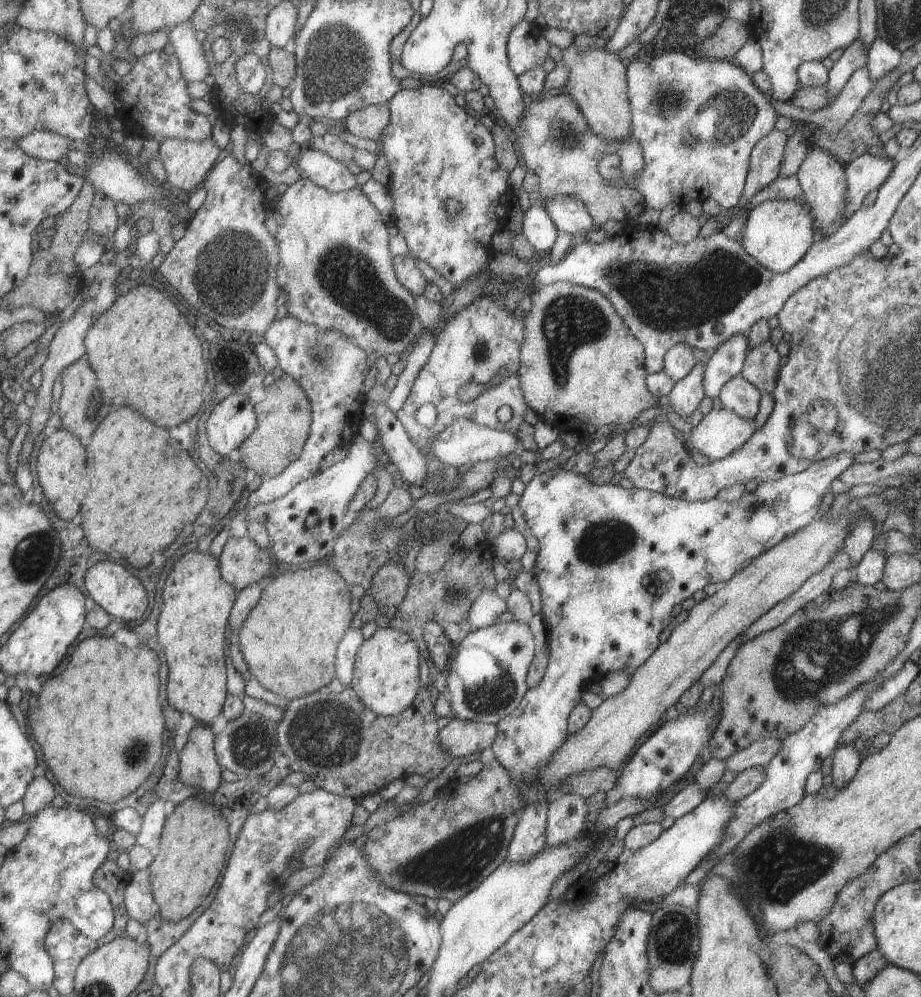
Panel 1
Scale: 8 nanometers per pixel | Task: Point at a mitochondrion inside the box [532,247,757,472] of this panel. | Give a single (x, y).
(570, 321)

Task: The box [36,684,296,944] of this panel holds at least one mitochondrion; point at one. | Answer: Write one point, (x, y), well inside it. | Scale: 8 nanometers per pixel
(245, 744)

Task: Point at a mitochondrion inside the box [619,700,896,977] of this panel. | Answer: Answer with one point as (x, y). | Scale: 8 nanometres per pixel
(779, 866)

